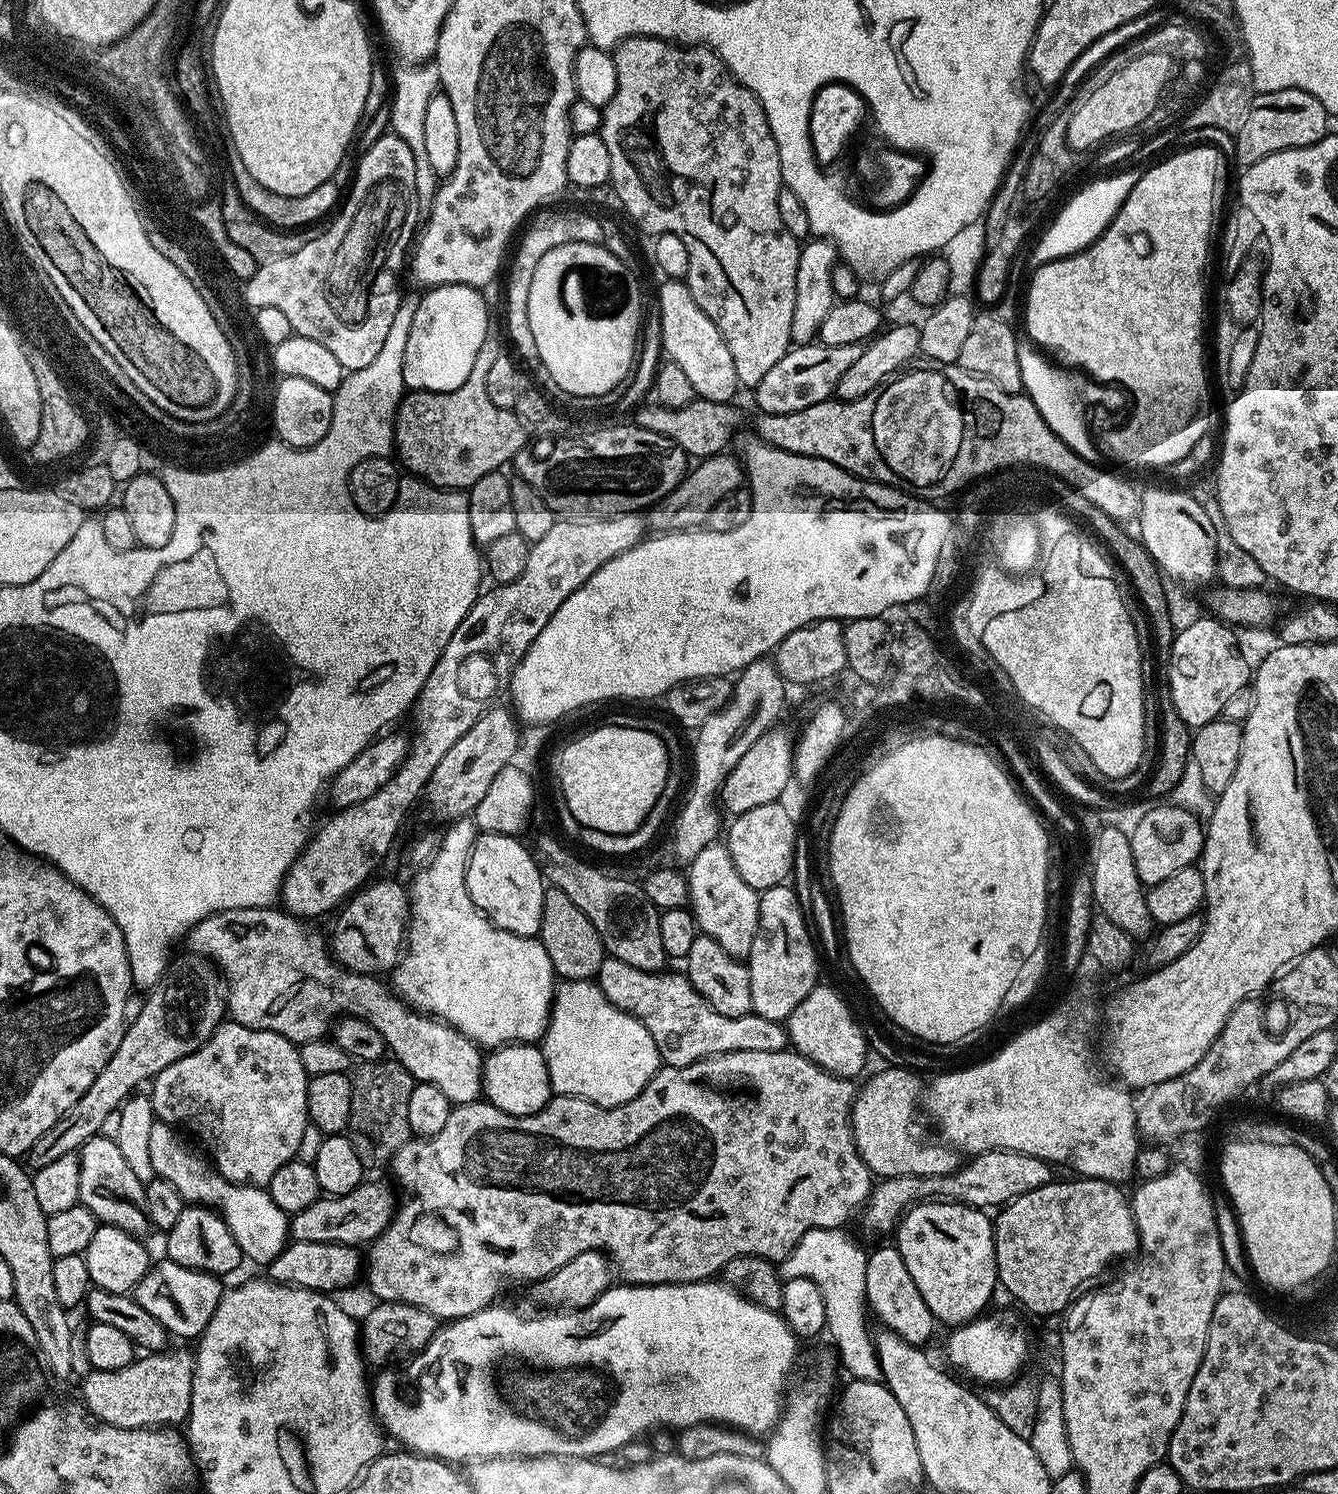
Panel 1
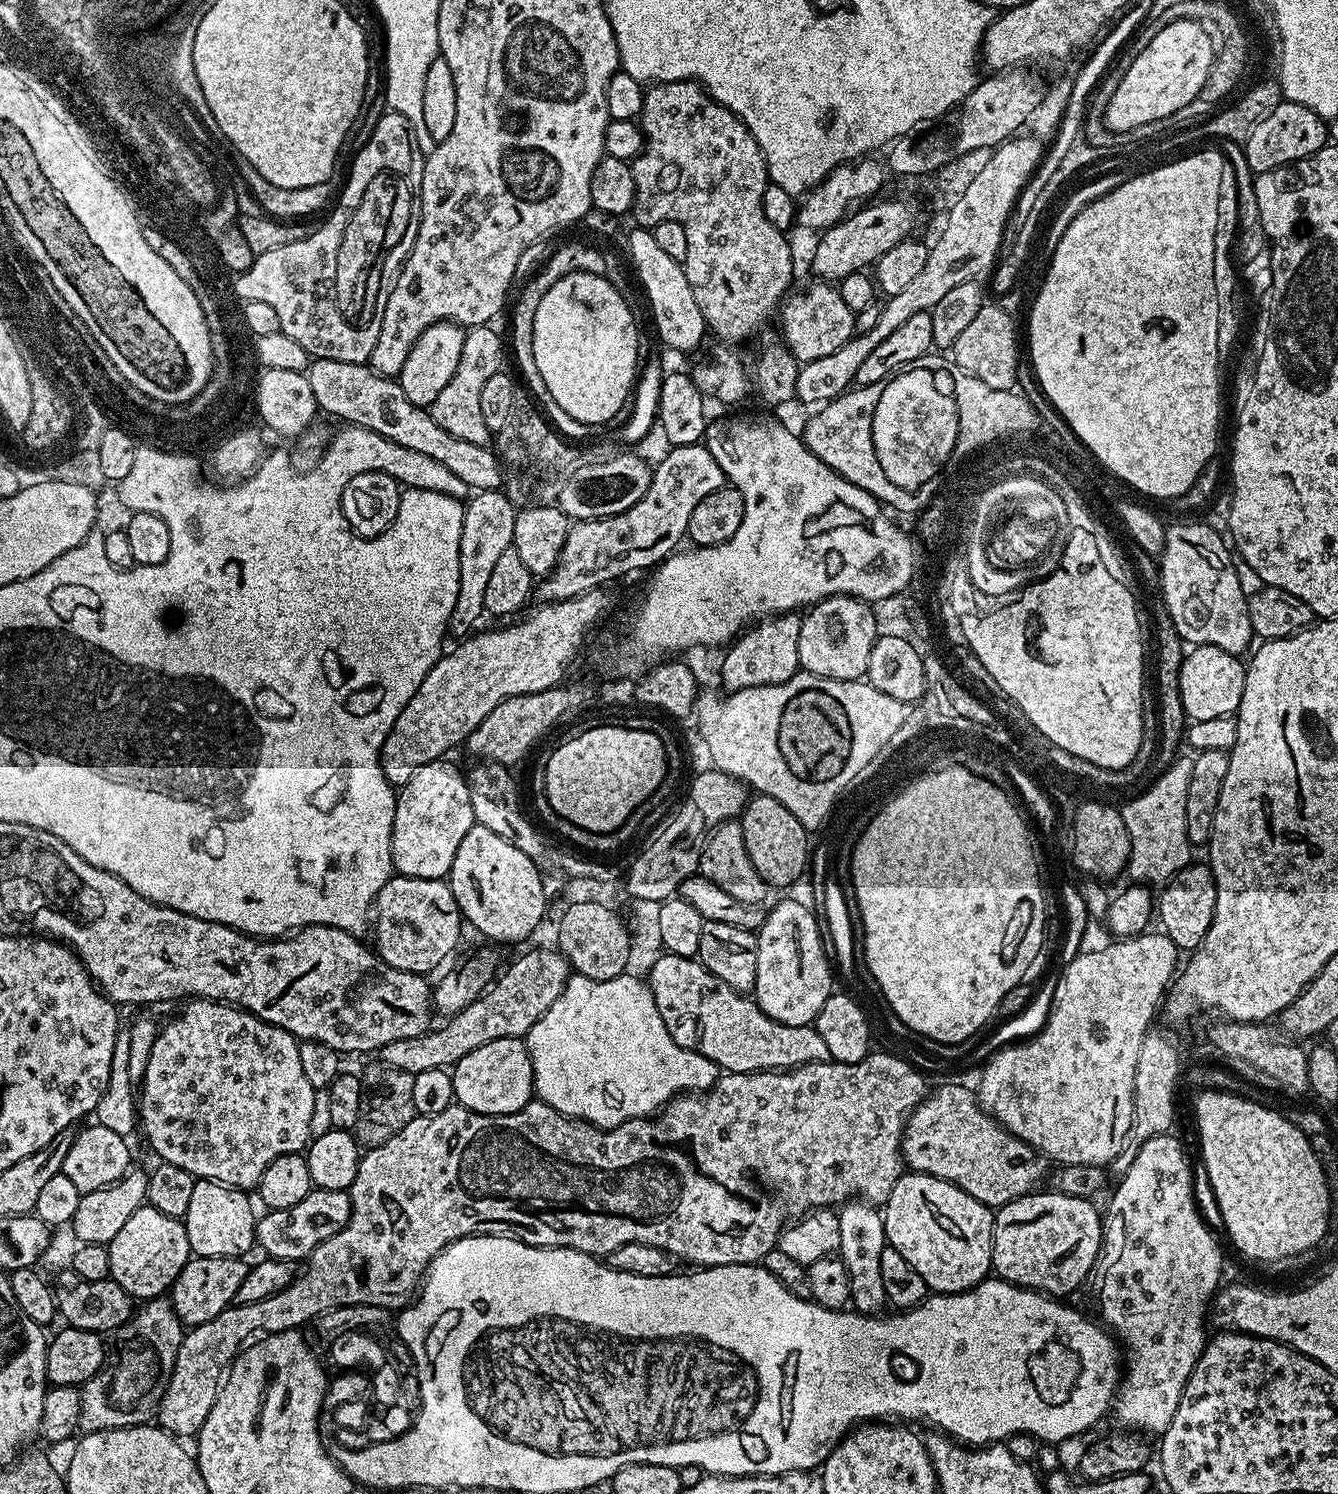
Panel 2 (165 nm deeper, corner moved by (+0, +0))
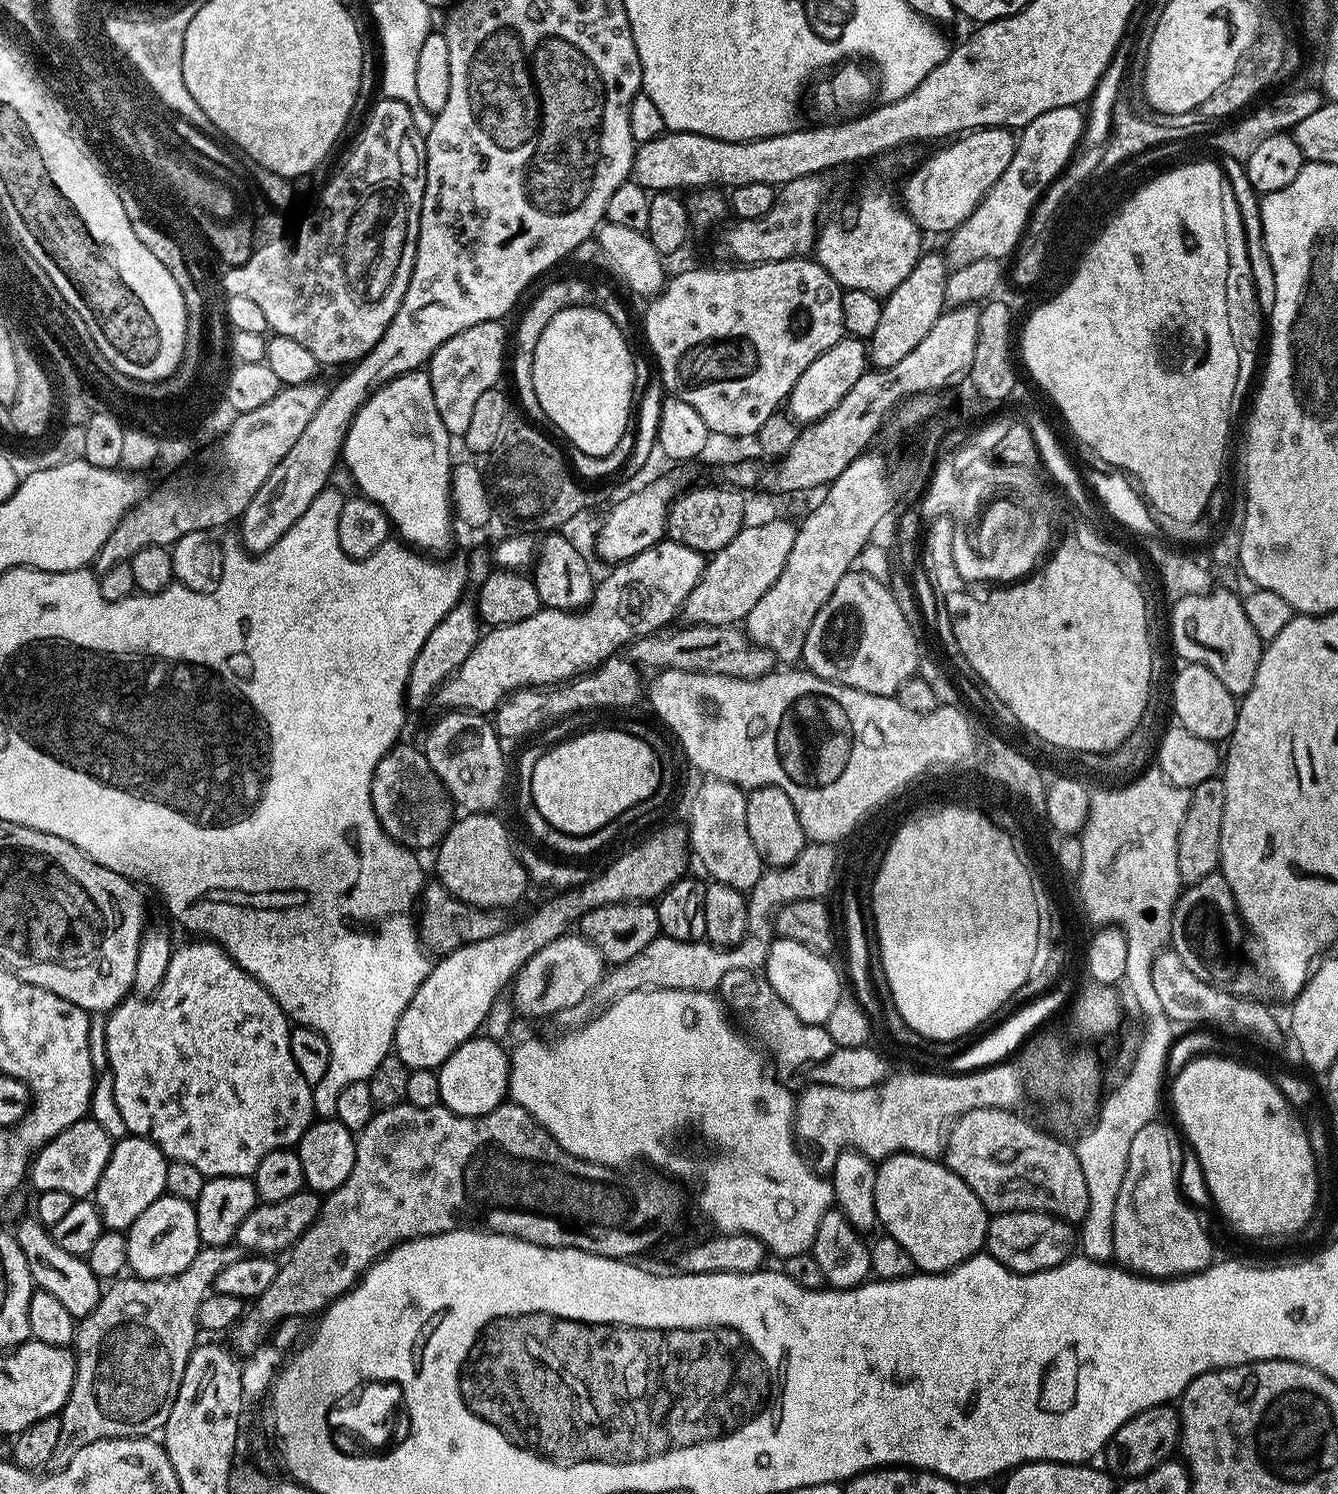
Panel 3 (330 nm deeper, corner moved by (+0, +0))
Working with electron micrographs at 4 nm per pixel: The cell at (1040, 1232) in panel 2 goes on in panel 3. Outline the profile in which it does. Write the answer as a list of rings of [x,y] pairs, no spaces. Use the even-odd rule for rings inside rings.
[[[1001,1212],[993,1215],[988,1221],[987,1255],[993,1256],[999,1264],[1006,1266],[1011,1272],[1027,1274],[1056,1268],[1059,1264],[1064,1264],[1070,1259],[1077,1244],[1078,1236],[1073,1225],[1067,1220],[1050,1215],[1049,1212]]]

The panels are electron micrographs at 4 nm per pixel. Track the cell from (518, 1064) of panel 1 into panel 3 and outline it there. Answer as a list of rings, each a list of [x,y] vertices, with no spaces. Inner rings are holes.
[[[477,1034],[462,1042],[438,1070],[440,1077],[440,1104],[459,1116],[490,1114],[499,1104],[505,1103],[510,1082],[509,1049],[503,1048],[499,1039],[487,1034]]]

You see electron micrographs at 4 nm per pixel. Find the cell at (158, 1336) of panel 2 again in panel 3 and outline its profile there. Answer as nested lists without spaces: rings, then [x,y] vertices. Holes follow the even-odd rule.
[[[235,1242],[222,1246],[204,1246],[194,1262],[190,1262],[190,1266],[186,1266],[186,1270],[176,1276],[167,1276],[161,1280],[117,1278],[103,1289],[96,1309],[76,1325],[74,1386],[60,1411],[60,1436],[52,1456],[45,1464],[47,1473],[61,1472],[79,1450],[93,1442],[149,1435],[164,1426],[174,1398],[177,1397],[186,1362],[198,1343],[198,1306],[213,1291],[217,1274],[226,1270],[226,1266],[234,1266],[234,1262],[242,1262],[245,1255],[245,1249]]]

